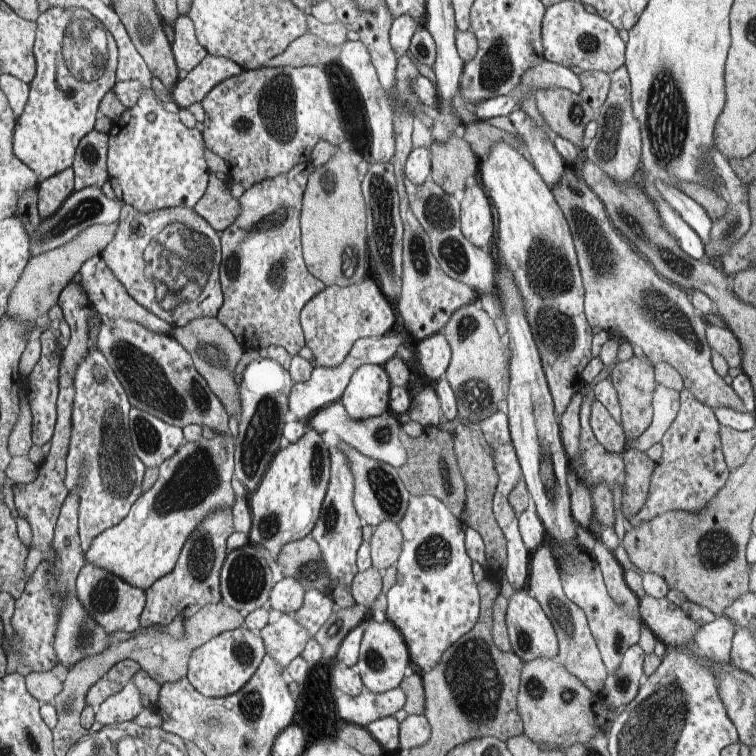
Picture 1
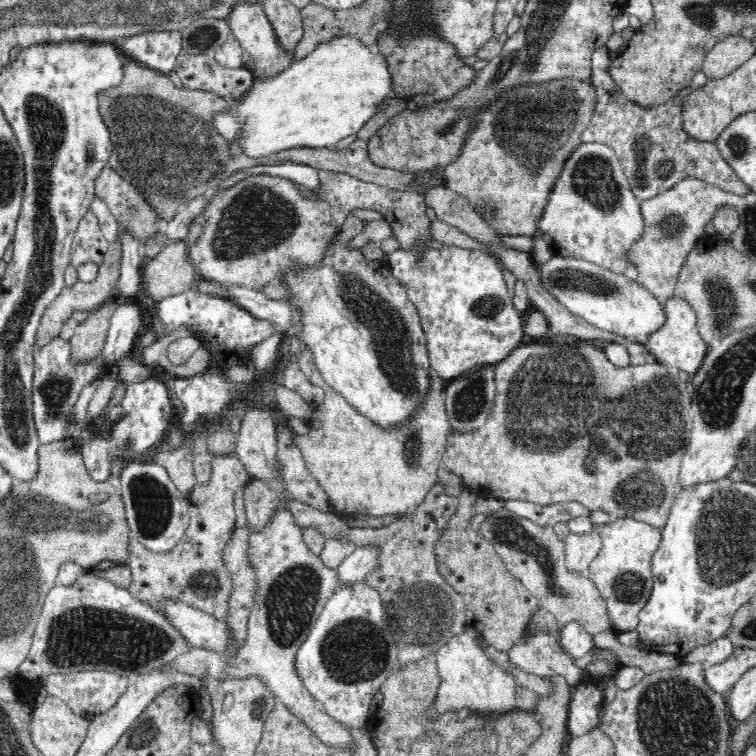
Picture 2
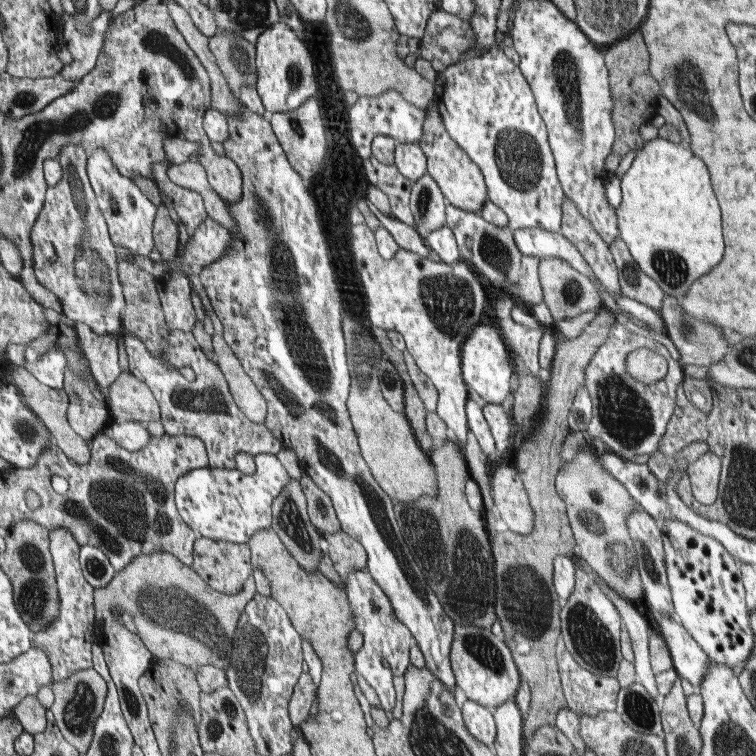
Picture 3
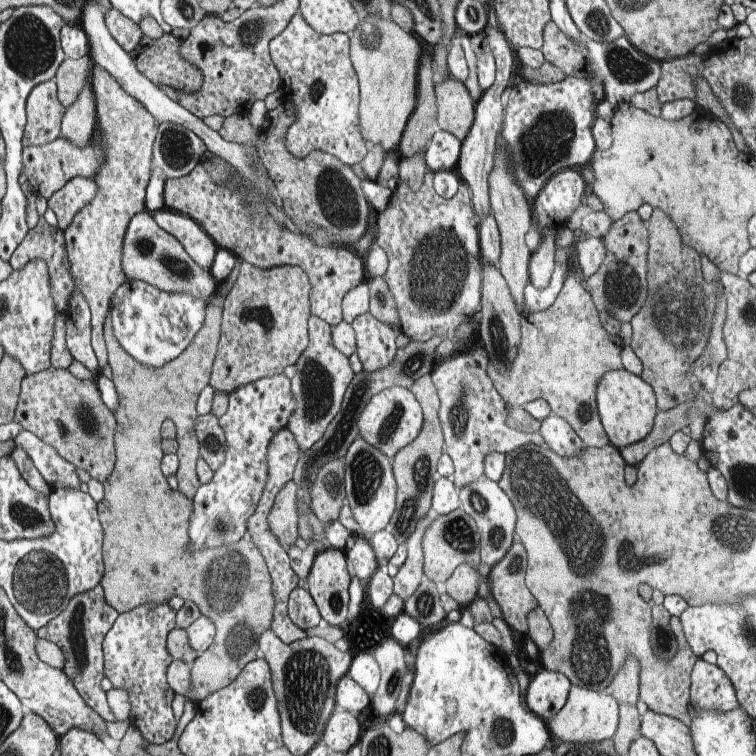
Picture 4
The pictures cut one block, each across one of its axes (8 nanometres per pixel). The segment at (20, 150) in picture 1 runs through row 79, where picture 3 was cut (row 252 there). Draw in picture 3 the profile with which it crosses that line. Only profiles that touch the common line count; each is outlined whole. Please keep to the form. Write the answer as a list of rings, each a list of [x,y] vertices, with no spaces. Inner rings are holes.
[[[70,144],[64,156],[58,156],[62,167],[62,178],[56,186],[49,186],[46,202],[39,212],[35,226],[33,226],[33,258],[35,258],[35,276],[39,284],[51,290],[63,302],[63,314],[70,316],[72,321],[88,324],[96,334],[116,335],[123,332],[123,311],[127,308],[127,296],[123,282],[120,280],[119,252],[112,241],[106,217],[99,208],[98,198],[91,187],[90,177],[87,175],[88,154],[82,146]]]

